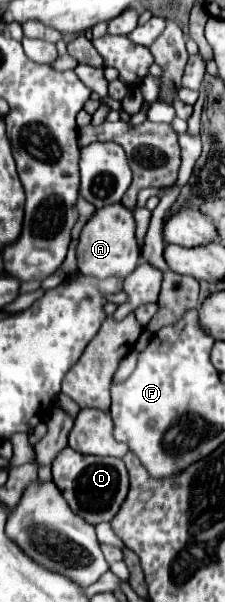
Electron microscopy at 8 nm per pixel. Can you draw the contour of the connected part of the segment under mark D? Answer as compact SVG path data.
M64 448L52 462L52 478L66 498L68 506L90 524L110 522L114 512L122 506L128 492L128 472L120 458L110 456L88 456L72 448Z

